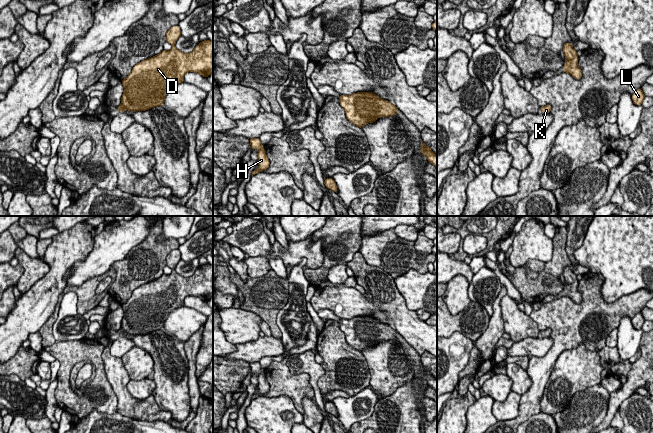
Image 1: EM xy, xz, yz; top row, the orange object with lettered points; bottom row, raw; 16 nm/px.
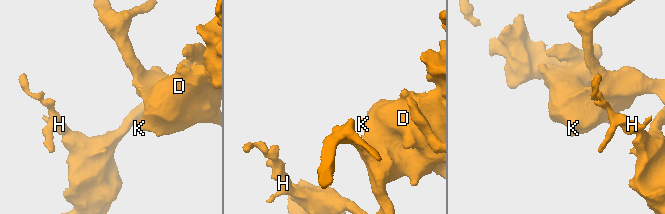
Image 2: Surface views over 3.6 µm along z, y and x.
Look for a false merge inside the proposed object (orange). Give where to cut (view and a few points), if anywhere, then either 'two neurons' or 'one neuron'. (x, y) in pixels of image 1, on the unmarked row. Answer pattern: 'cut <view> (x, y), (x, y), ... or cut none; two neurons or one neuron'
cut none; one neuron

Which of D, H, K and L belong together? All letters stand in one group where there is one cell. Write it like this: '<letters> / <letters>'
D H K L

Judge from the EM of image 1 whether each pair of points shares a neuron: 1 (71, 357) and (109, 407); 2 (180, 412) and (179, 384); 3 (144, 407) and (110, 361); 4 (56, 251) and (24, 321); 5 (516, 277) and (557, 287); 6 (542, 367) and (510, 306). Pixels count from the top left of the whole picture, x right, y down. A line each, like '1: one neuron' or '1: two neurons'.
1: one neuron
2: one neuron
3: one neuron
4: one neuron
5: one neuron
6: two neurons

